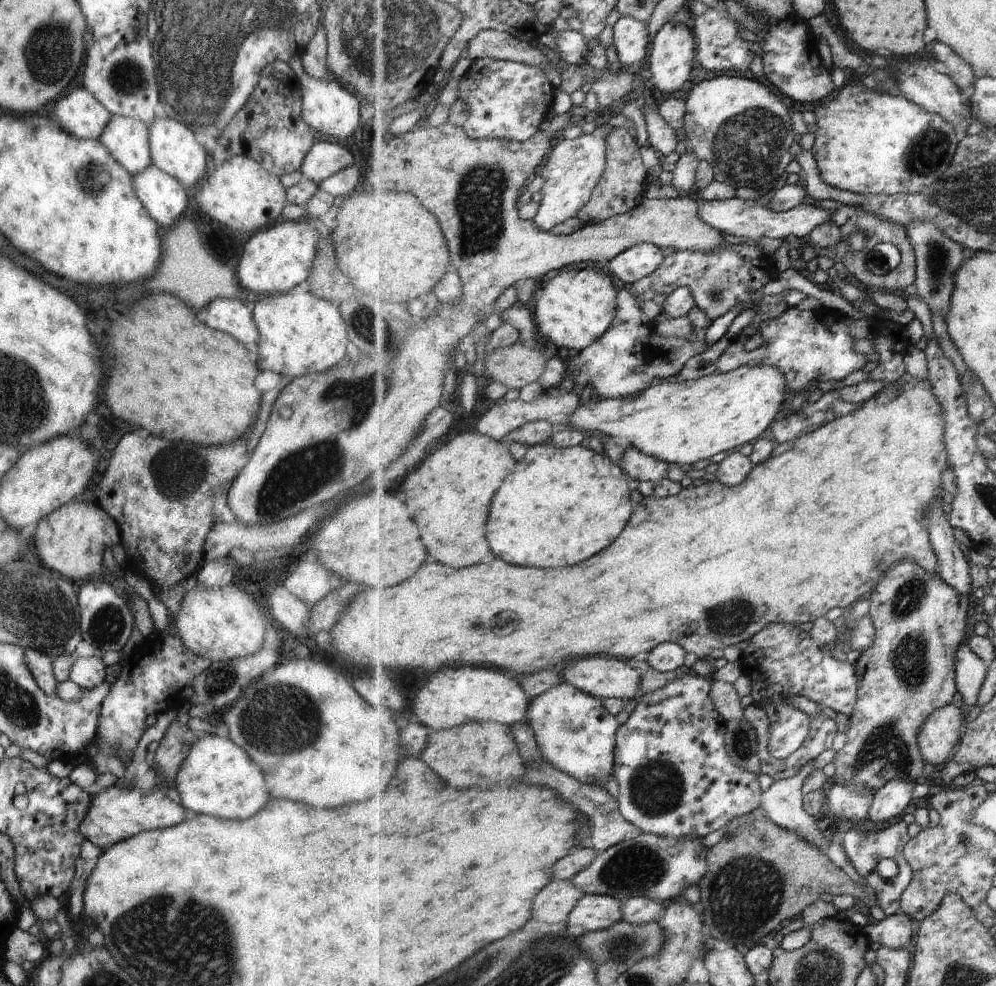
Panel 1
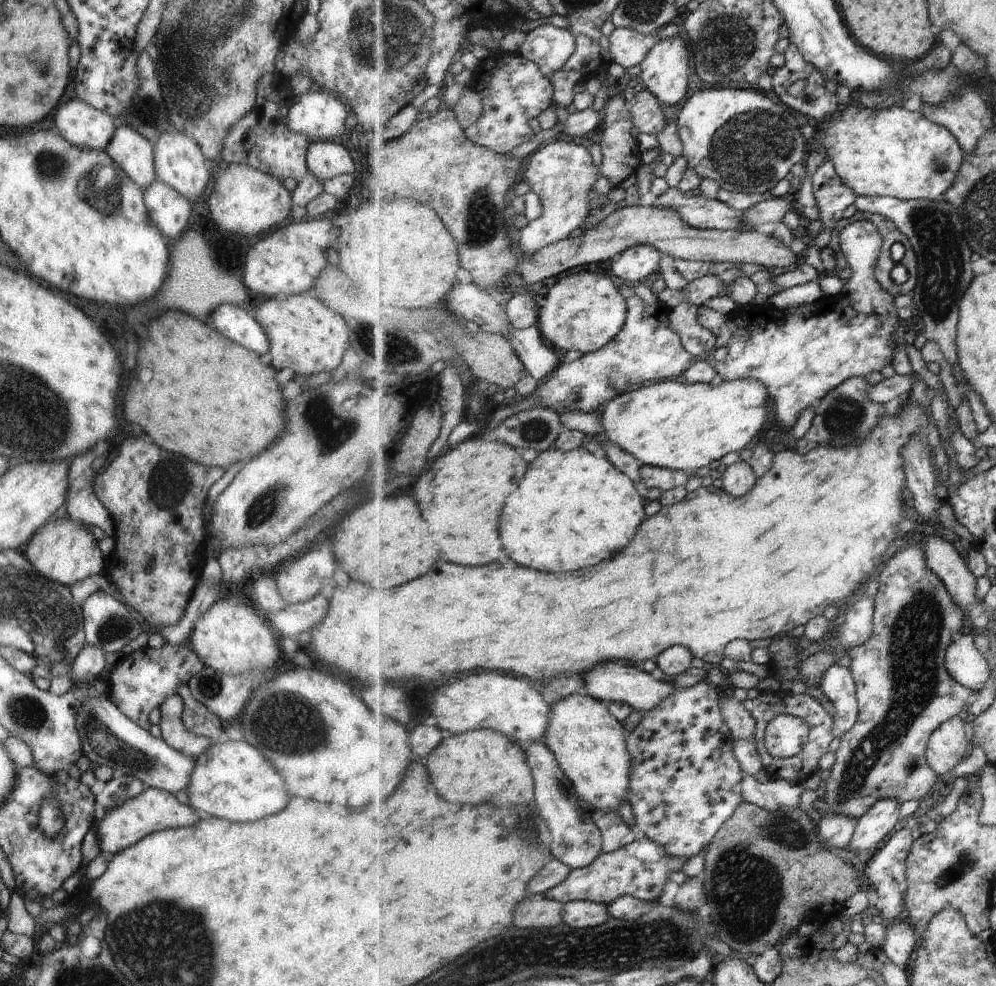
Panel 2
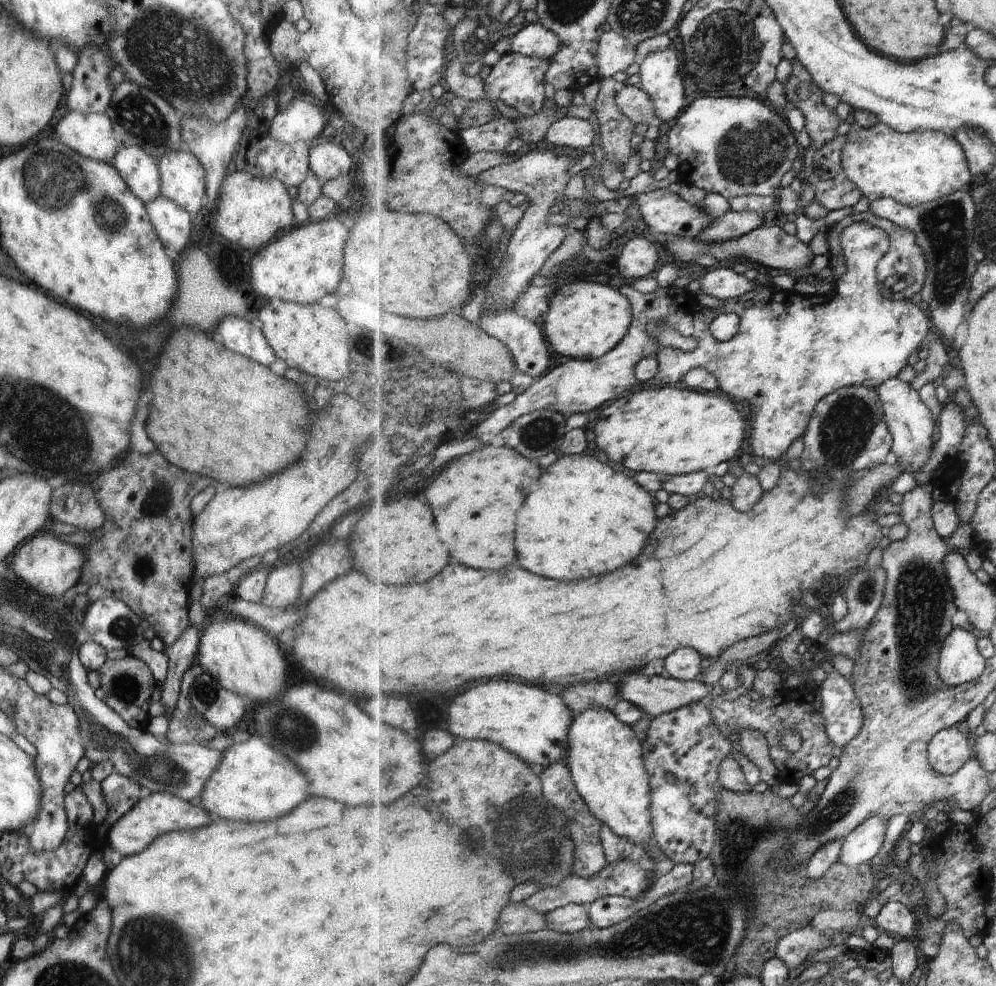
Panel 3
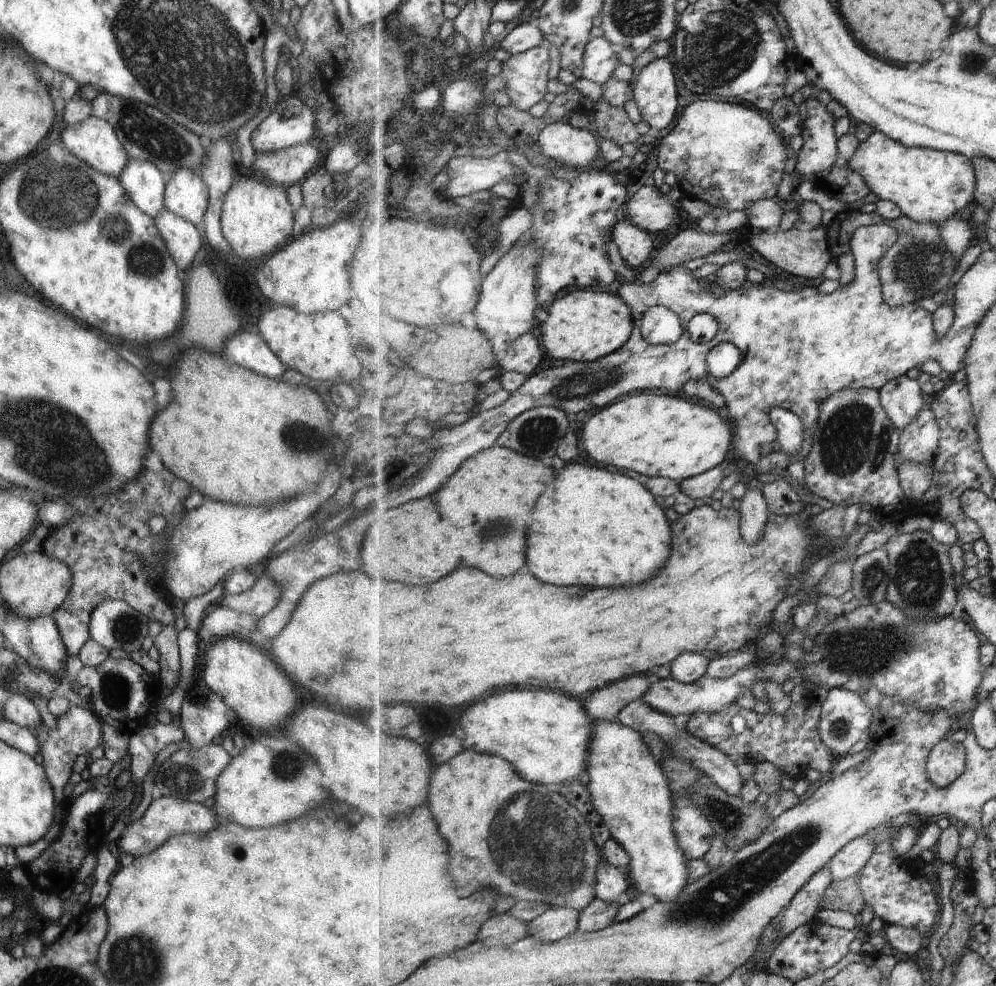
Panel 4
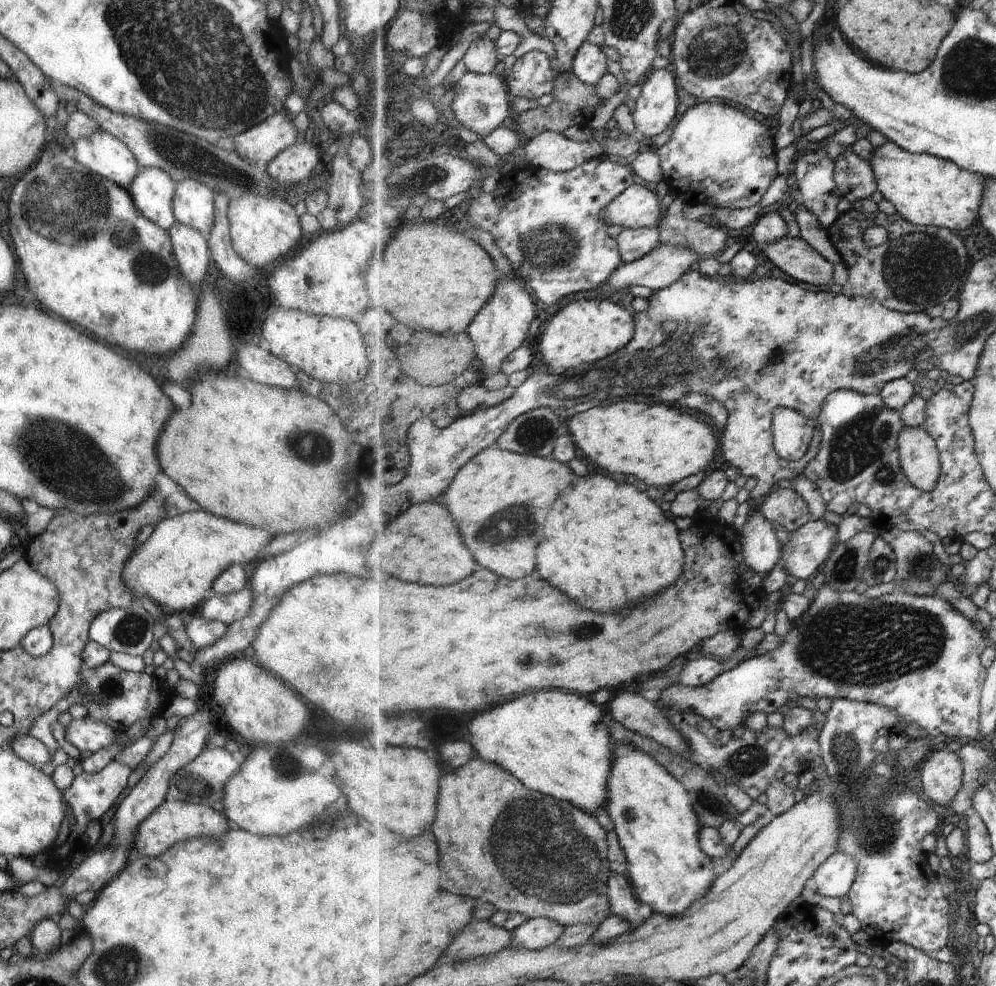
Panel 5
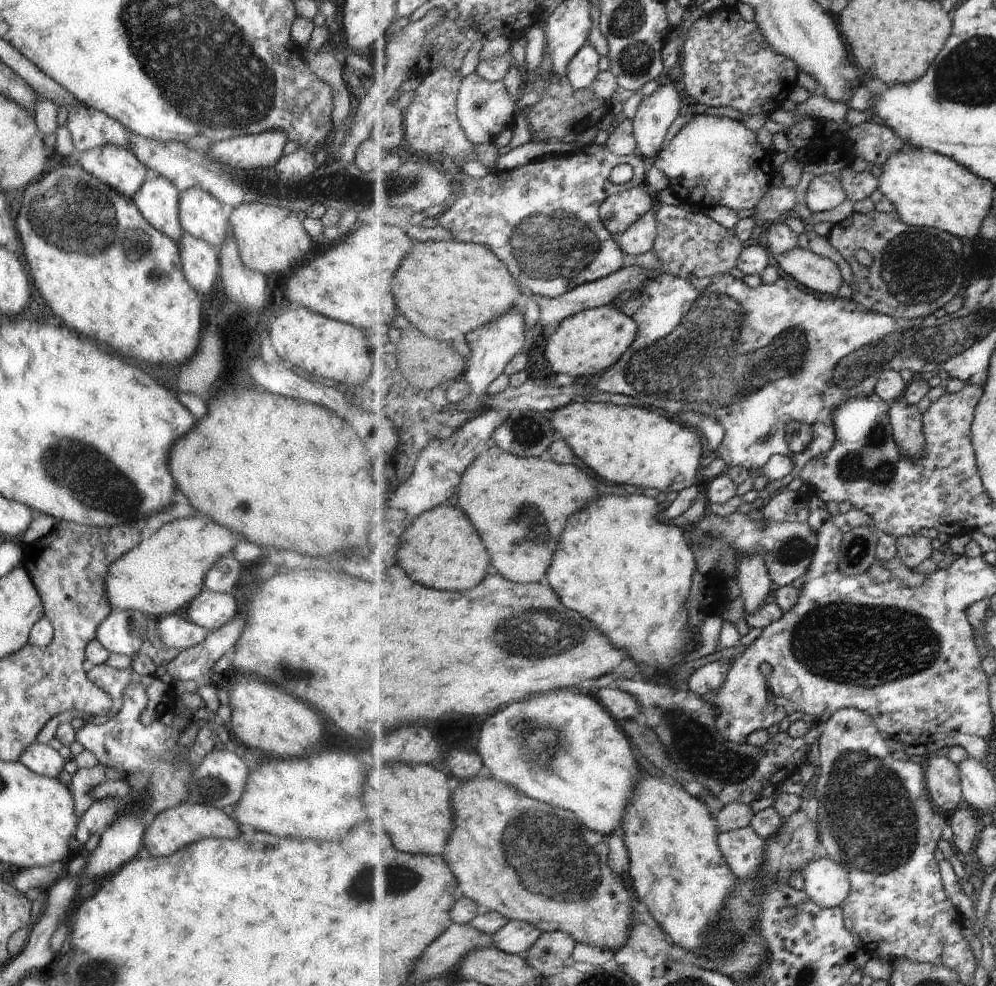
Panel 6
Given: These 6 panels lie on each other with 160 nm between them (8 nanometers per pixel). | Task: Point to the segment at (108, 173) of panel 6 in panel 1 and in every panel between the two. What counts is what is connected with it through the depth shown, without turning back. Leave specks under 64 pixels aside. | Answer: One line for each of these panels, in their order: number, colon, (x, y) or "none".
1: (80, 113)
2: (79, 124)
3: (92, 135)
4: (94, 141)
5: (102, 153)

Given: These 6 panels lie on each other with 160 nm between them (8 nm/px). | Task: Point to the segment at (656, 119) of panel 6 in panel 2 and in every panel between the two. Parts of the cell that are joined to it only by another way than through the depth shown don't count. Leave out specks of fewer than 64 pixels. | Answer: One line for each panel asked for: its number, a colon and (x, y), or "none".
2: (667, 70)
3: (661, 79)
4: (656, 90)
5: (657, 109)

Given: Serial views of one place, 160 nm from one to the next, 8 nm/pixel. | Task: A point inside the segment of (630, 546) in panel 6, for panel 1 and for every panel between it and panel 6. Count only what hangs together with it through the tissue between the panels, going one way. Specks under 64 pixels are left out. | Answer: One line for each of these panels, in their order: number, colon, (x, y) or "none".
1: (564, 505)
2: (576, 508)
3: (583, 515)
4: (597, 528)
5: (606, 539)

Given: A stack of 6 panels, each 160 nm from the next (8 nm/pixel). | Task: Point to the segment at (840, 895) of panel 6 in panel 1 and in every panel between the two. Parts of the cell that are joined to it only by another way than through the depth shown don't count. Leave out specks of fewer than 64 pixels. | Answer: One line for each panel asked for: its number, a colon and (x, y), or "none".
1: (893, 800)
2: (879, 823)
3: (862, 847)
4: (851, 861)
5: (837, 877)

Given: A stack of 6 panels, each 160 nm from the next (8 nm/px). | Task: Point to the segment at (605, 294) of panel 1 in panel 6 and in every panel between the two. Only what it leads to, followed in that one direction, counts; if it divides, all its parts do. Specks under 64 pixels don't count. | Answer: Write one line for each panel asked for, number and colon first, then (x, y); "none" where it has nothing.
2: (585, 312)
3: (587, 319)
4: (584, 326)
5: (582, 333)
6: (584, 345)

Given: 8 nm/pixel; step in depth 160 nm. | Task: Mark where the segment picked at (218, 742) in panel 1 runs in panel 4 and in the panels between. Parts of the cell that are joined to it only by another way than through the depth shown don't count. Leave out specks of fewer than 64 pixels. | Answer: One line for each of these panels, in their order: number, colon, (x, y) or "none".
2: (232, 780)
3: (252, 783)
4: (271, 781)

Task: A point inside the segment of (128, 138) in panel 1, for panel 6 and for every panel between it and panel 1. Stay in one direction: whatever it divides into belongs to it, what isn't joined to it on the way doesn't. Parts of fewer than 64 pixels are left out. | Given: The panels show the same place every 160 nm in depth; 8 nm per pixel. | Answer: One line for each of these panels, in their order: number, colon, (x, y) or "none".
2: (131, 151)
3: (140, 172)
4: (145, 184)
5: (152, 191)
6: (158, 199)

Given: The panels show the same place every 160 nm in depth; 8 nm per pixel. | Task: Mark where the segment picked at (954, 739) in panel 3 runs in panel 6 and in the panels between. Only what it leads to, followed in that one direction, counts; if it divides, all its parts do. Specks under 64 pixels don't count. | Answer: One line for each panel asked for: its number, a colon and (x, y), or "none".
4: (948, 764)
5: (943, 776)
6: (945, 786)

